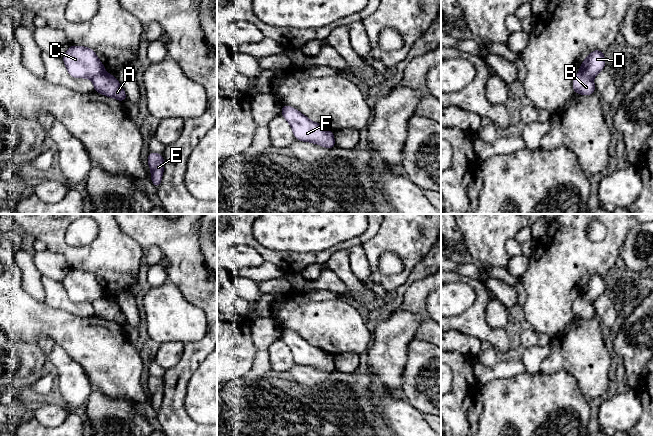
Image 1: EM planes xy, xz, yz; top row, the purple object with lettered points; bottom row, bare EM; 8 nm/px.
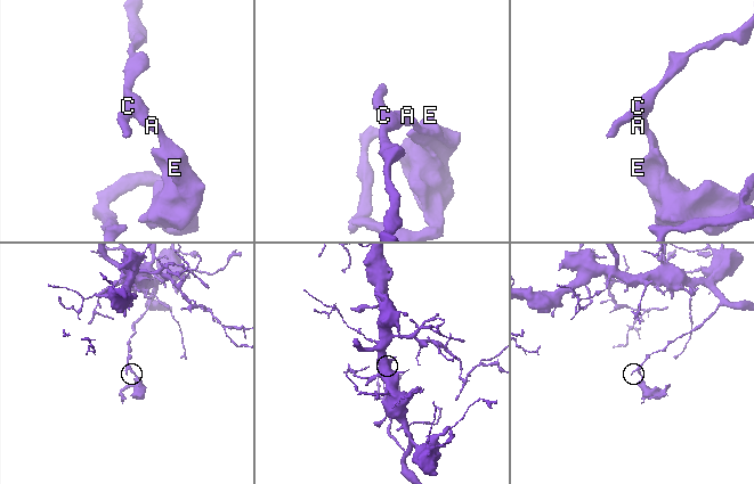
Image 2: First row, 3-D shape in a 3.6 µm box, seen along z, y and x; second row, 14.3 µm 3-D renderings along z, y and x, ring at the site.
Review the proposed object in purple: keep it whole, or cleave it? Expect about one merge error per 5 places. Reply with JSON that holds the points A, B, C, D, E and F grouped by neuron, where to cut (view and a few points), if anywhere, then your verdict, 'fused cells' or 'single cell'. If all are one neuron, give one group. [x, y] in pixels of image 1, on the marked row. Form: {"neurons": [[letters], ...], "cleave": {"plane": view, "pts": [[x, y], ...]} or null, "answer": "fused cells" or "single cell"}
{"neurons": [["A", "B", "E"], ["C", "D", "F"]], "cleave": {"plane": "xy", "pts": [[105, 72], [98, 73], [91, 79]]}, "answer": "fused cells"}

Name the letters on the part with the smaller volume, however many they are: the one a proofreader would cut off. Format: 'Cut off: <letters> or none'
Cut off: A, B, E

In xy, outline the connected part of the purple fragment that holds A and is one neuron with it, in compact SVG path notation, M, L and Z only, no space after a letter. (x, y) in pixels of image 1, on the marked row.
M101 73L92 79L94 90L105 96L124 102L127 99L126 93L115 76Z

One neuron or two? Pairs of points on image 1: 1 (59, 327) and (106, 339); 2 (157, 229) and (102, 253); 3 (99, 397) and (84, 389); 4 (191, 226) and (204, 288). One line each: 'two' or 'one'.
1: one
2: two
3: two
4: one

